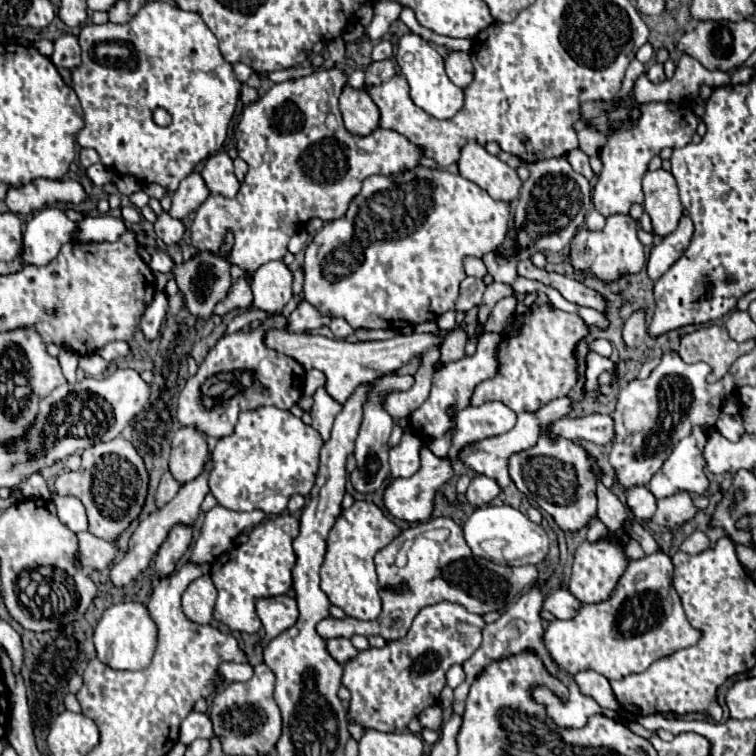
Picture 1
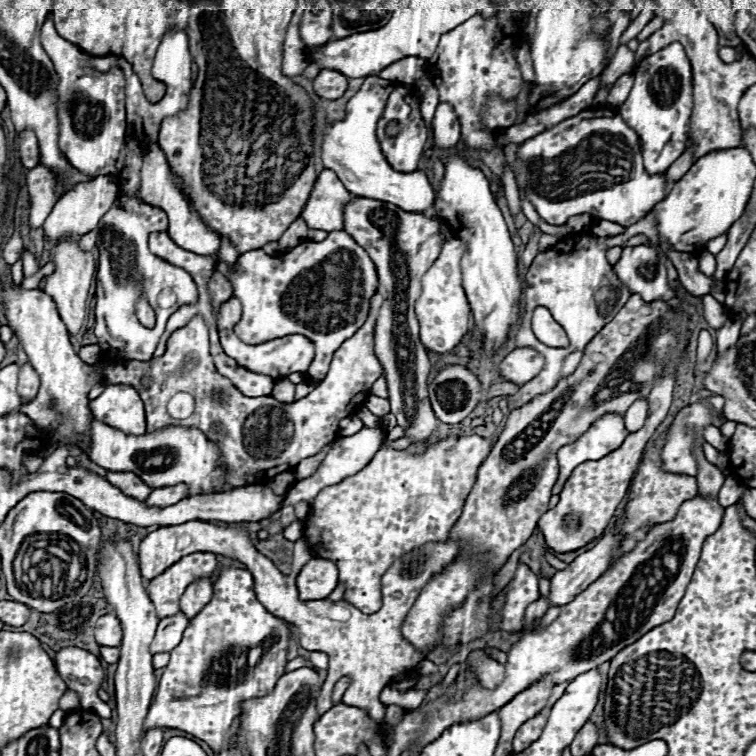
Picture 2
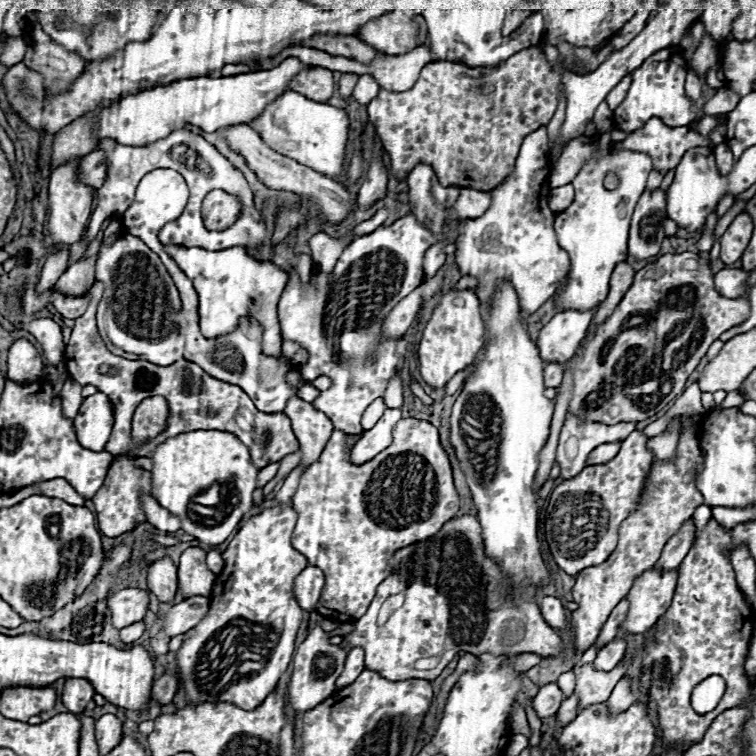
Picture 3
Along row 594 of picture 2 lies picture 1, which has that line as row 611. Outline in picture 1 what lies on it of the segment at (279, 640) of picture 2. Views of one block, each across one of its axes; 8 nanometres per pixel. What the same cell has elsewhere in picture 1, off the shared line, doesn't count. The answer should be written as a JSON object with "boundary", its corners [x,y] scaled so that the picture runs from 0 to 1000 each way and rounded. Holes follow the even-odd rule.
{"boundary":[[[368,680],[333,698],[323,720],[304,725],[283,741],[278,751],[278,765],[288,780],[283,820],[302,828],[307,836],[339,839],[347,831],[336,802],[344,791],[370,788],[386,778],[386,751],[392,743],[386,714],[394,709],[394,698],[397,693],[389,683]]]}

